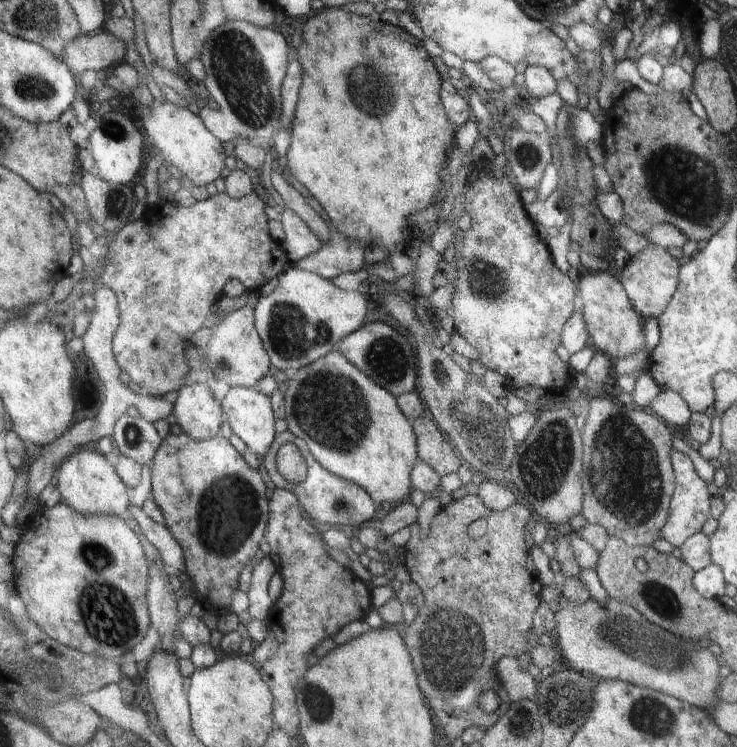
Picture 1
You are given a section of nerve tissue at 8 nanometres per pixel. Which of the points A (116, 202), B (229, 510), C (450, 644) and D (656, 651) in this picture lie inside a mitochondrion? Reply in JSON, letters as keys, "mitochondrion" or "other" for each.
{"A":"mitochondrion","B":"mitochondrion","C":"mitochondrion","D":"mitochondrion"}

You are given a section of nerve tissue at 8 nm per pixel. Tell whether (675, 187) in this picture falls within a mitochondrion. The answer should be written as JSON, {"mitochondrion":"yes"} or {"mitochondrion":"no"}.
{"mitochondrion":"yes"}

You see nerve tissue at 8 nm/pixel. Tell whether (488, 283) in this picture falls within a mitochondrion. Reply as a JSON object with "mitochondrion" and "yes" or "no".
{"mitochondrion":"yes"}

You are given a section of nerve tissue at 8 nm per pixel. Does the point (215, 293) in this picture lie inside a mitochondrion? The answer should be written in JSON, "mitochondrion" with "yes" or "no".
{"mitochondrion":"no"}

